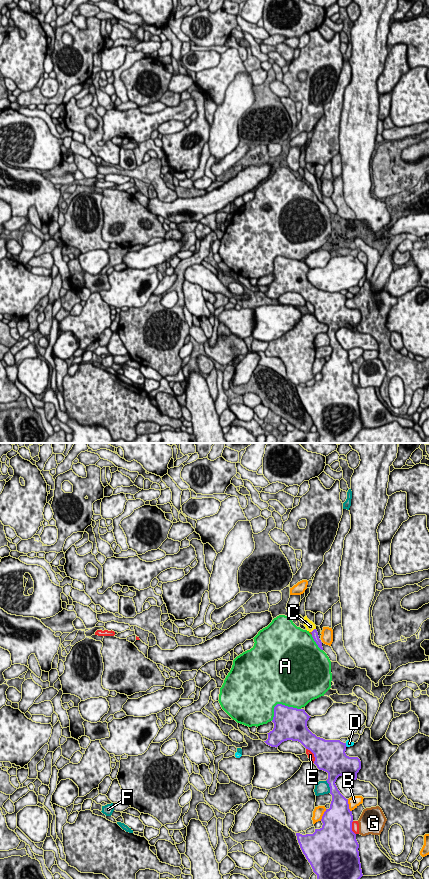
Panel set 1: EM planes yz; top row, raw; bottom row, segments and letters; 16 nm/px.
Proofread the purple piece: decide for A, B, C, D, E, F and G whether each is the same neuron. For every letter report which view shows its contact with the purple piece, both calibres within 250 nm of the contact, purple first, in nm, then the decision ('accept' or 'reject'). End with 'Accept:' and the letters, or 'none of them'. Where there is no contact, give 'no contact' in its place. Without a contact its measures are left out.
A: meets purple in yz; 380 nm thick on the purple side, 480 nm on the other; reject
B: meets purple in yz; 440 nm thick on the purple side, 170 nm on the other; reject
C: meets purple in yz; 100 nm thick on the purple side, 160 nm on the other; accept
D: meets purple in yz; 420 nm thick on the purple side, 100 nm on the other; reject
E: meets purple in yz; 480 nm thick on the purple side, 100 nm on the other; reject
F: meets purple in yz; 200 nm thick on the purple side, 220 nm on the other; reject
G: meets purple in yz; 100 nm thick on the purple side, 30 nm on the other; reject
Accept: C

